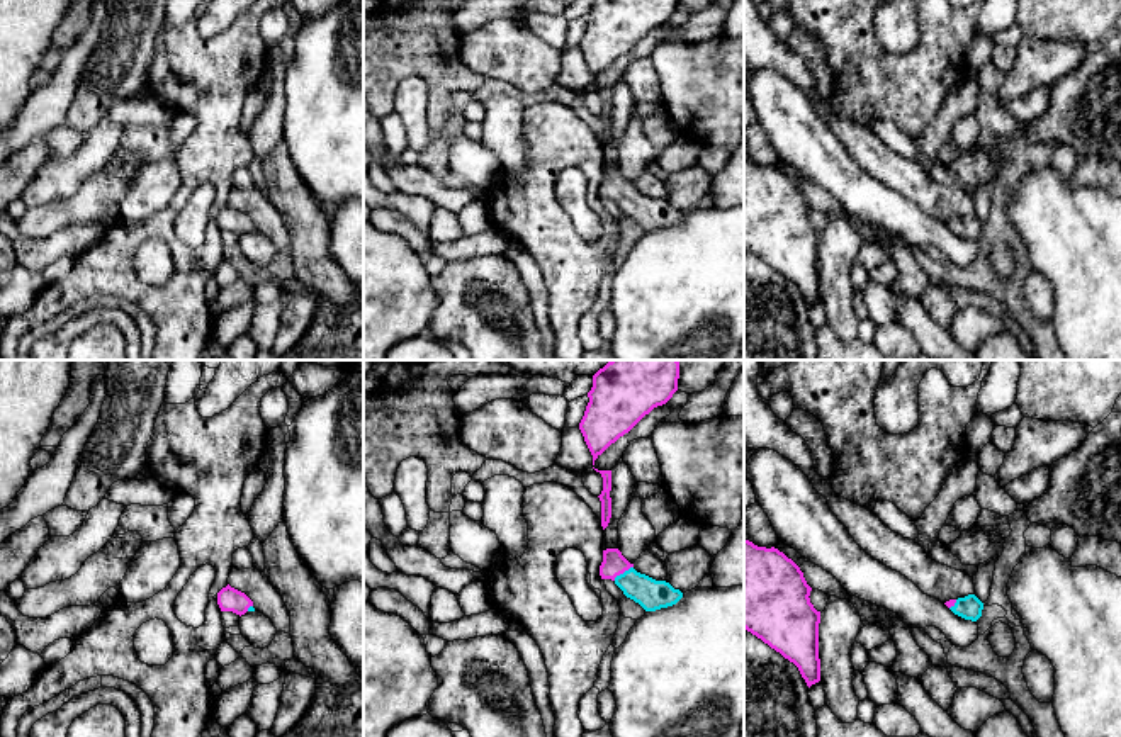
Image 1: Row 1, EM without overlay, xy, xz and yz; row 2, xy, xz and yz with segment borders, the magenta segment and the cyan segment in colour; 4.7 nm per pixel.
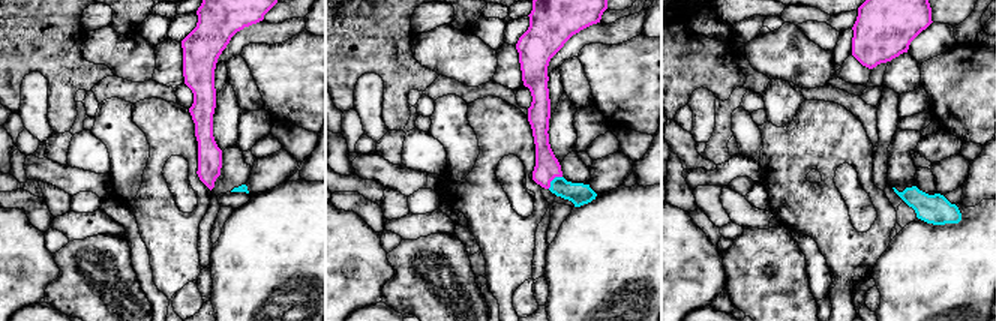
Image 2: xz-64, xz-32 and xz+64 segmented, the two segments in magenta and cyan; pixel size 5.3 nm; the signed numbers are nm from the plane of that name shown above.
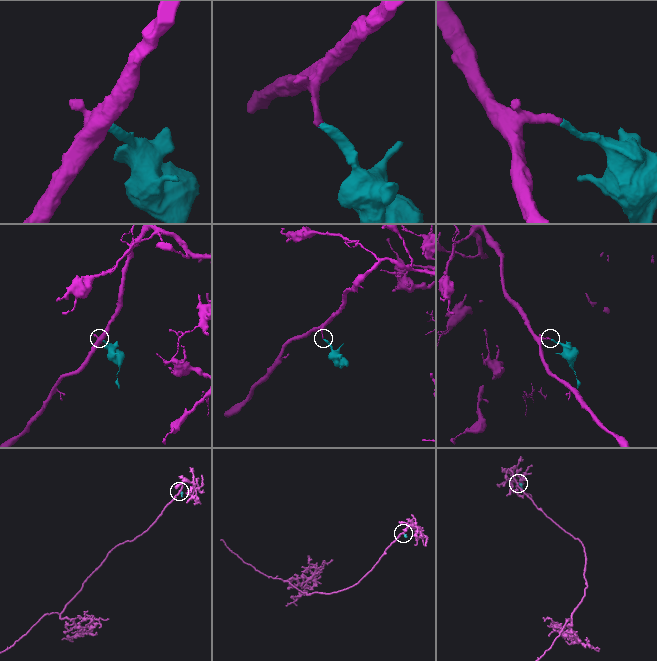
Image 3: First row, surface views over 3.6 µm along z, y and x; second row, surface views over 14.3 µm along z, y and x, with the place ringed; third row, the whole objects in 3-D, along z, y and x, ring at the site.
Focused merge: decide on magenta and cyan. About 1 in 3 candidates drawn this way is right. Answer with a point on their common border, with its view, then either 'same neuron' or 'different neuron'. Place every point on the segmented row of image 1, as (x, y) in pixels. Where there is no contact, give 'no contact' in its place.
contact xz (622, 573); same neuron

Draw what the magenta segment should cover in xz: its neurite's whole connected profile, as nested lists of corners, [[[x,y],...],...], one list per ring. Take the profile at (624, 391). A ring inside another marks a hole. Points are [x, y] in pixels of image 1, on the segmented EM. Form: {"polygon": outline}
{"polygon": [[[610,360],[593,375],[579,430],[594,460],[678,391],[678,360]]]}

